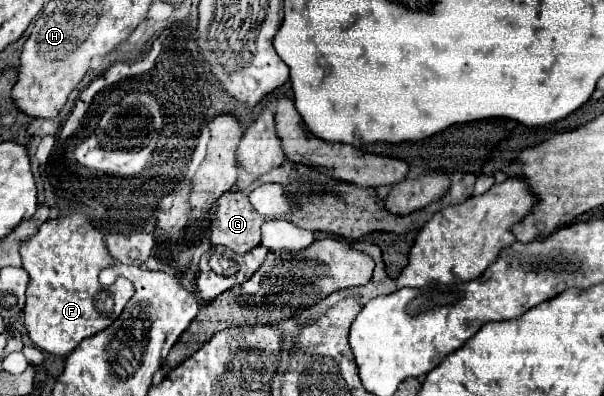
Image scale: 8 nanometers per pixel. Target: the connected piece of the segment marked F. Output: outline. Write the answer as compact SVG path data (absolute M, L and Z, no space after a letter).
M81 212L61 214L53 220L43 222L37 234L33 234L21 242L21 258L23 258L23 268L29 274L29 286L25 292L27 302L23 308L25 326L29 330L29 338L33 340L33 344L45 352L51 352L57 356L67 356L81 344L81 340L107 328L119 316L119 312L125 308L127 300L133 296L133 284L123 276L119 276L111 286L99 284L99 280L97 280L99 272L103 268L113 266L115 260L105 246L103 234Z

